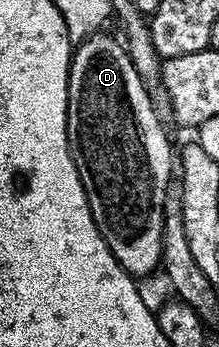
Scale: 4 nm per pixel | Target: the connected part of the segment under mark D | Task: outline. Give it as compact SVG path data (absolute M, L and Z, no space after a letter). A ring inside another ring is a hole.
M97 32L85 38L83 42L75 47L72 55L72 63L68 65L68 147L72 153L74 164L78 168L78 176L82 180L82 188L86 192L88 207L92 213L94 224L106 240L108 251L118 260L122 270L129 276L147 276L161 265L164 256L164 212L166 203L169 201L168 181L174 178L174 146L168 143L168 134L164 131L164 126L160 123L160 118L156 115L156 106L152 103L152 98L148 95L149 87L142 76L138 76L138 68L130 60L125 43L119 37L112 34Z

